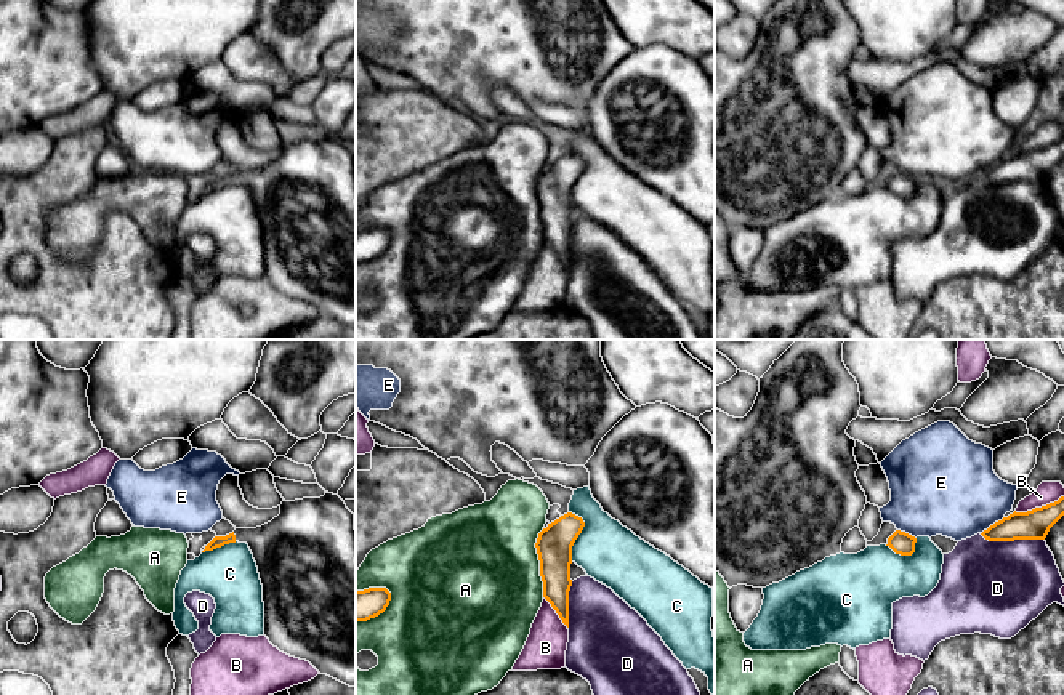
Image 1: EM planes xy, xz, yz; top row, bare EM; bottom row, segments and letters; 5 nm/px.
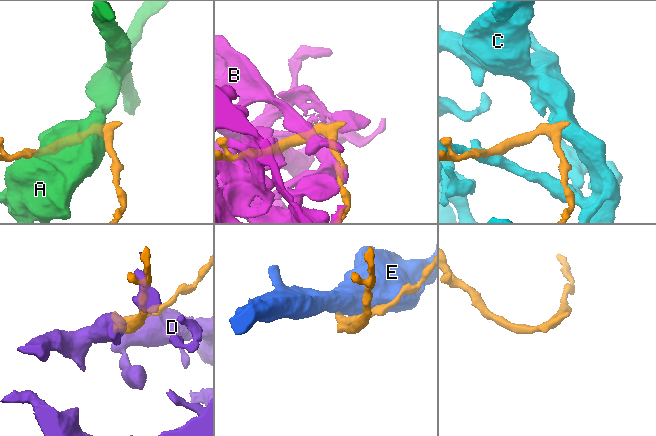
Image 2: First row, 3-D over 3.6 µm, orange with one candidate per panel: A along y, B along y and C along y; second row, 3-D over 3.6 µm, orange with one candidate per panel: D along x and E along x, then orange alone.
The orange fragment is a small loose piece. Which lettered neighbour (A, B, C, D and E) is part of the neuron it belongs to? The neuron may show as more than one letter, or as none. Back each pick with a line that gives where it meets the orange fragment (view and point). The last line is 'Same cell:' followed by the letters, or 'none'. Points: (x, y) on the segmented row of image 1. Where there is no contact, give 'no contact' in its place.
Same cell: none

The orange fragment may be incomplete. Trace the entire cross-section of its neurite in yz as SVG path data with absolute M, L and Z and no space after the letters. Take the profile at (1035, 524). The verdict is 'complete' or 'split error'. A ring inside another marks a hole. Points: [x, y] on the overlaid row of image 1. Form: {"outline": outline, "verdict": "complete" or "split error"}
{"outline": "M1064 496L1027 512L1013 512L981 535L989 541L1045 540L1050 528L1064 516Z", "verdict": "complete"}

